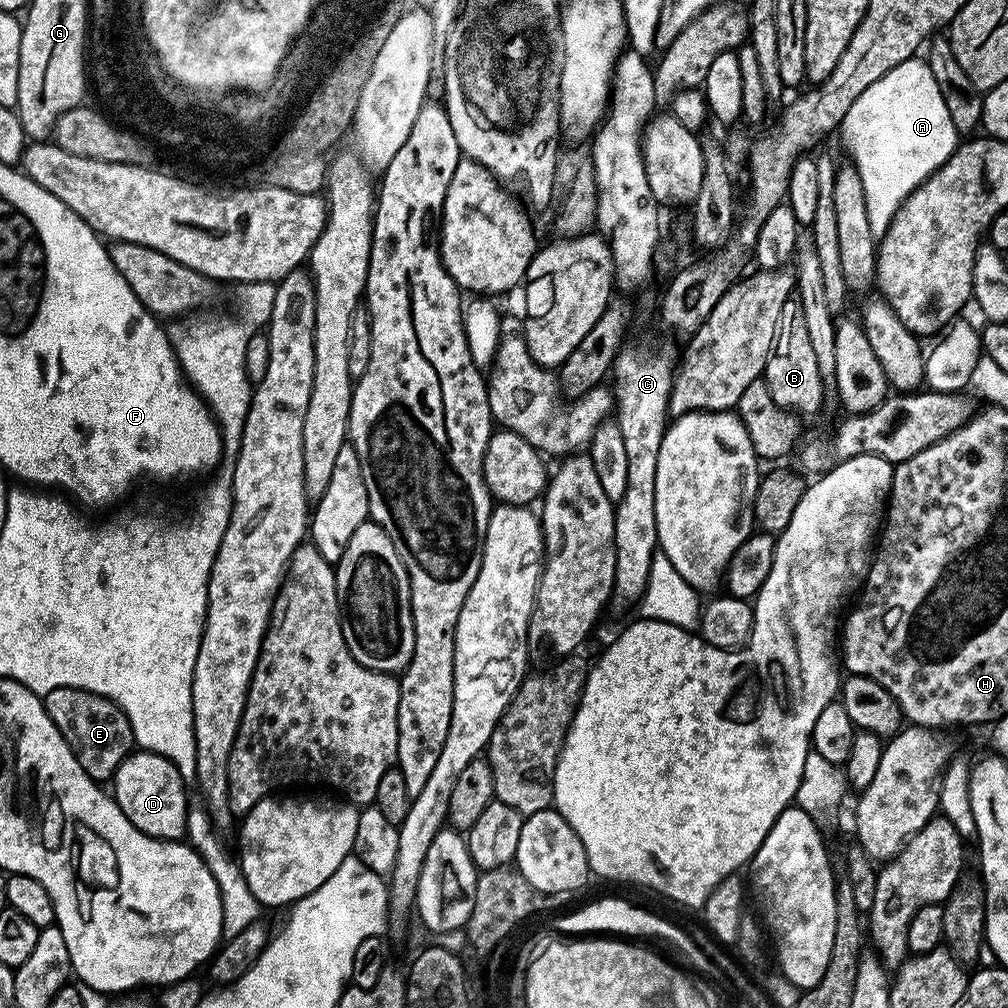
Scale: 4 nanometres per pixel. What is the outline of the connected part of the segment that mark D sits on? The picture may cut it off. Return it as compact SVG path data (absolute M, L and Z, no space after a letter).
M143 750L133 751L125 756L110 781L111 795L122 814L126 814L126 818L130 818L130 822L134 822L134 826L142 830L142 834L159 840L185 839L190 801L184 788L186 781L166 757Z

